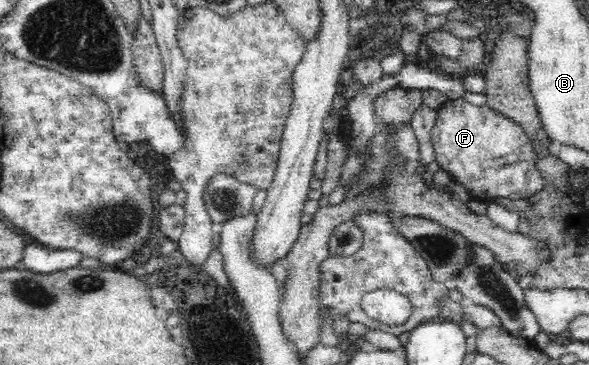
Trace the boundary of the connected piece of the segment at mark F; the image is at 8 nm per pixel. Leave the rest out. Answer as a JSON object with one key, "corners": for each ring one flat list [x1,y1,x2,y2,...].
{"corners":[[464,98,447,100,436,112,436,125,430,134,435,160,452,180,462,183,472,199,518,200,544,188,532,139,518,124,494,112,487,104,476,106]]}

